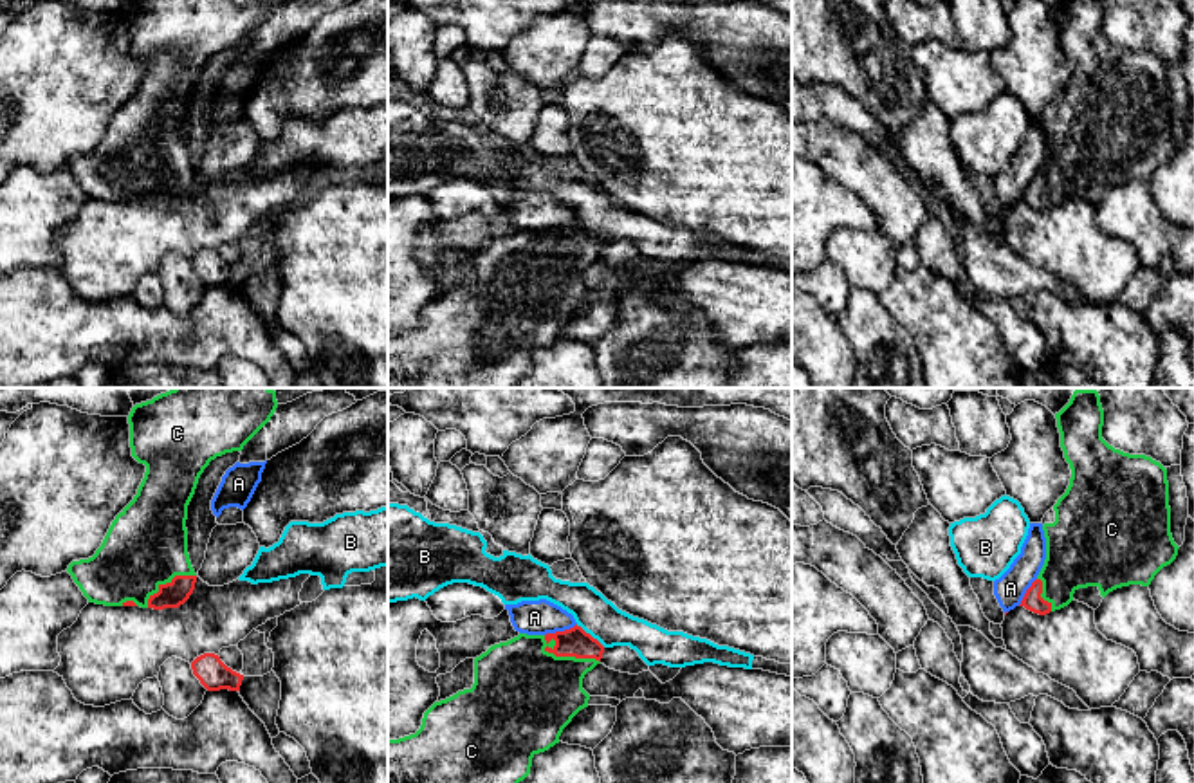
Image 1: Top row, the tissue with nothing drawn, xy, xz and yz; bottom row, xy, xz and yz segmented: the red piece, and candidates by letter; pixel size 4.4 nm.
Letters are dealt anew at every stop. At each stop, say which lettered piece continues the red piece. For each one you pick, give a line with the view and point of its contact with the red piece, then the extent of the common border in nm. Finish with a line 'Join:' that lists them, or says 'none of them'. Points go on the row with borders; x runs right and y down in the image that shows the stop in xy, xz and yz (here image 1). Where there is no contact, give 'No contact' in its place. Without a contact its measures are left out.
C: Touches red at xz (569, 655). Shared border 280 nm
Join: C

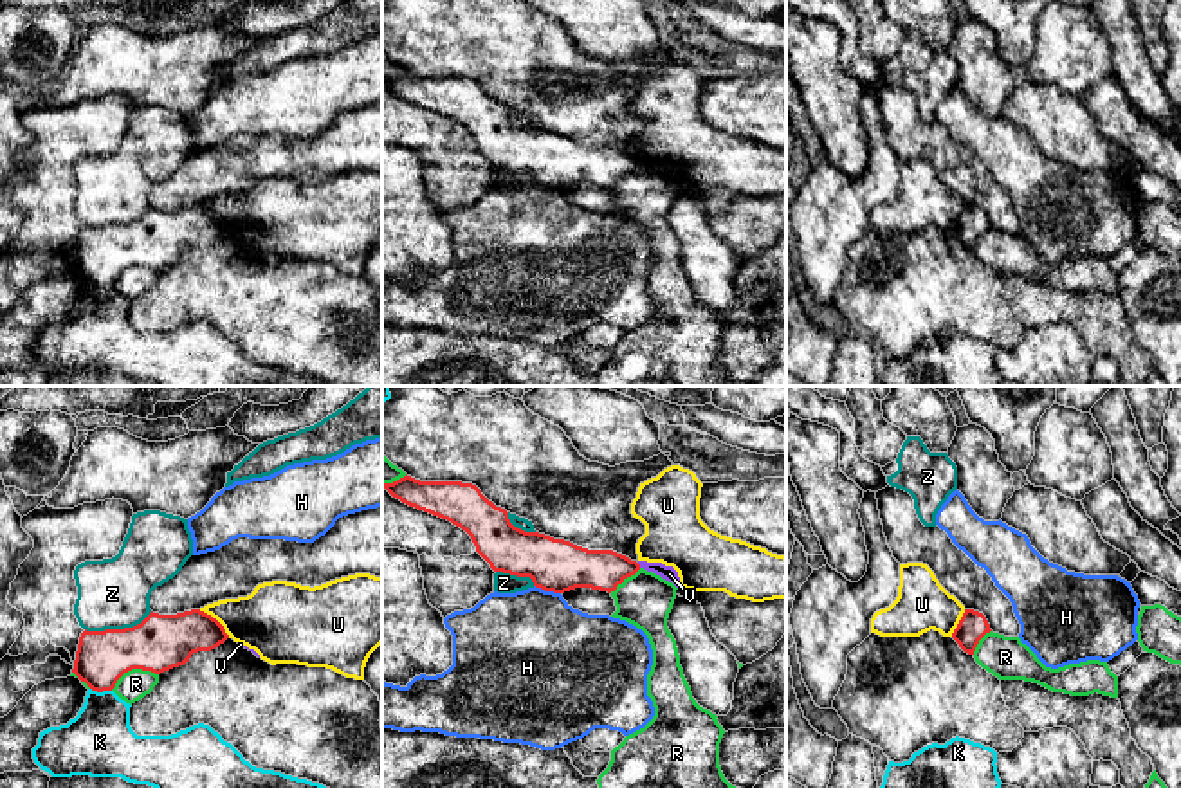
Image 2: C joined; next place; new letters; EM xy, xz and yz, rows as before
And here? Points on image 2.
Join: none of them

